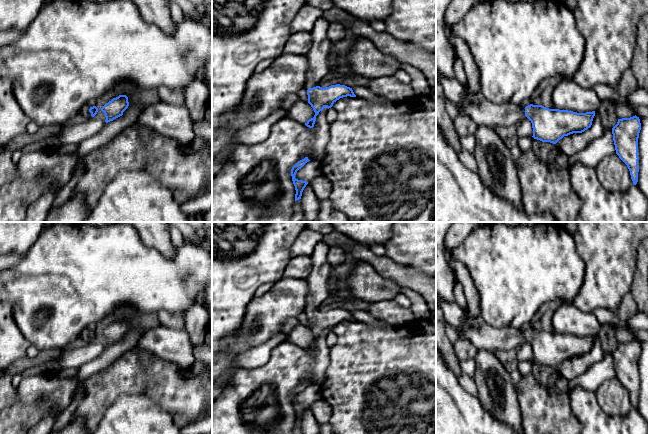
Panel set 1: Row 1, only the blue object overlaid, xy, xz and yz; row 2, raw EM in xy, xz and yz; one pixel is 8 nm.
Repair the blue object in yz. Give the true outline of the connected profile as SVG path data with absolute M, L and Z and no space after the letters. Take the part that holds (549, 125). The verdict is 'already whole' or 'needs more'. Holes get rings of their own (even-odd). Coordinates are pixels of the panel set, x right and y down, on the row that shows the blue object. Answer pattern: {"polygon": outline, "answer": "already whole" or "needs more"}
{"polygon": "M437 69L436 78L445 99L456 103L462 115L470 117L477 125L509 127L527 117L532 123L532 137L542 142L556 144L564 136L582 133L591 127L595 116L595 111L577 113L533 104L526 107L512 103L493 104L481 93L472 94L469 86L463 86L458 78L445 78Z", "answer": "needs more"}

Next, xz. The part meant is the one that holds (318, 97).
{"polygon": "M321 16L311 30L312 46L307 53L309 68L305 88L308 103L313 108L315 115L305 123L309 128L314 127L316 116L325 107L331 108L337 100L343 97L356 97L352 88L345 85L336 84L325 88L319 86L329 74L327 56L333 45L327 37L329 24L330 22Z", "answer": "needs more"}

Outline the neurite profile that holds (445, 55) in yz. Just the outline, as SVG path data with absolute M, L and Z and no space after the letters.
M436 0L436 69L445 78L457 78L454 71L455 52L444 27L444 15L451 1Z

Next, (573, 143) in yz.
M597 111L590 128L582 133L573 133L560 139L556 146L559 151L571 157L575 153L583 150L592 140L600 138L603 135L604 127Z

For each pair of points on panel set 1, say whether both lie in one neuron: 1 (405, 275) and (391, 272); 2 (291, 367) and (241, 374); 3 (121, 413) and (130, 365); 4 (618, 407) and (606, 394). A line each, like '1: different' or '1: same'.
1: same
2: same
3: different
4: same

